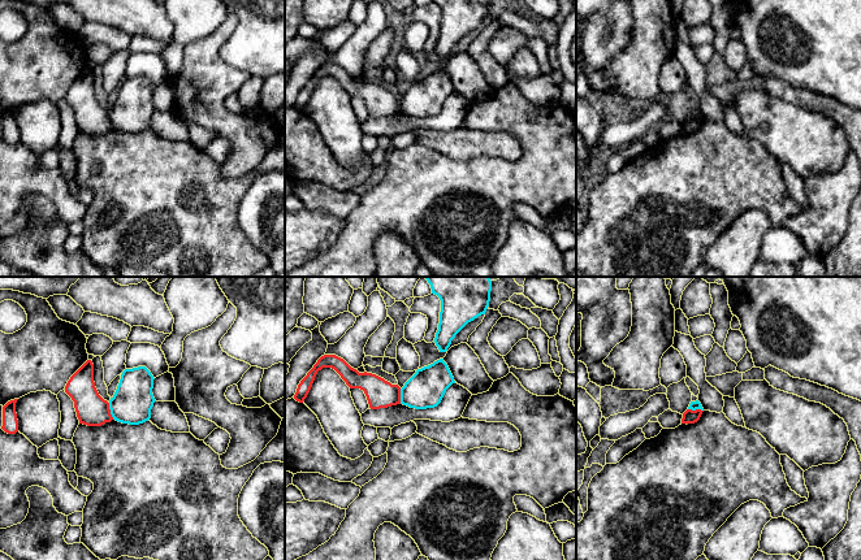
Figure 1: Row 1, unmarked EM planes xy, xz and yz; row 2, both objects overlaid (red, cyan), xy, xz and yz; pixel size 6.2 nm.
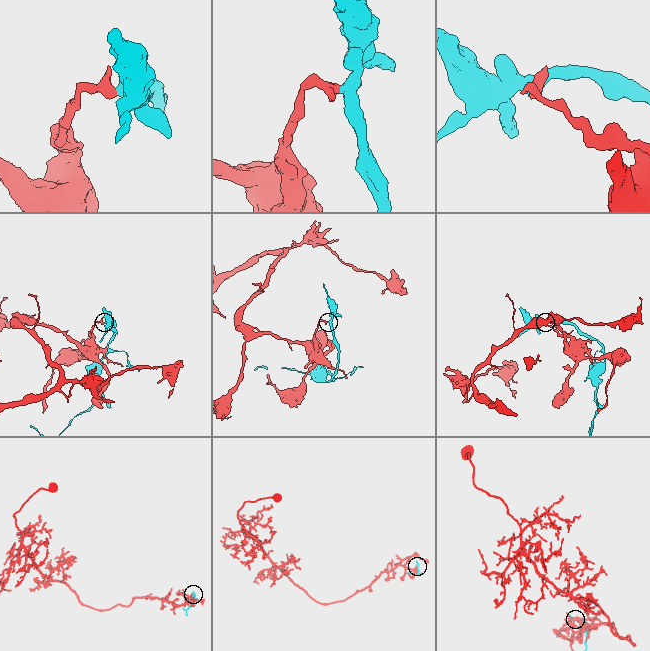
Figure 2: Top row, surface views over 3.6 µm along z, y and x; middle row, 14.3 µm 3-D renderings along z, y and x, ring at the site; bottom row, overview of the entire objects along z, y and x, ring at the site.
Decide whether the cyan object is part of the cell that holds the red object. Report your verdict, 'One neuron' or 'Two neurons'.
Two neurons

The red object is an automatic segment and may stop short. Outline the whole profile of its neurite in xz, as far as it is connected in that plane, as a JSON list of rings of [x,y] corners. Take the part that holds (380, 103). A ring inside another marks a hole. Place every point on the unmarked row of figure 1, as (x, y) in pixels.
[[[324,64],[317,69],[313,77],[298,94],[297,101],[294,104],[297,110],[304,110],[317,81],[323,77],[334,78],[350,97],[363,99],[371,118],[388,117],[401,113],[401,96],[398,94],[391,94],[390,91],[372,82],[359,82],[343,68],[336,64]]]

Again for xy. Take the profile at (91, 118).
[[[87,69],[68,90],[65,101],[74,110],[79,133],[101,135],[113,129],[109,112],[104,109],[94,91],[94,73]]]

